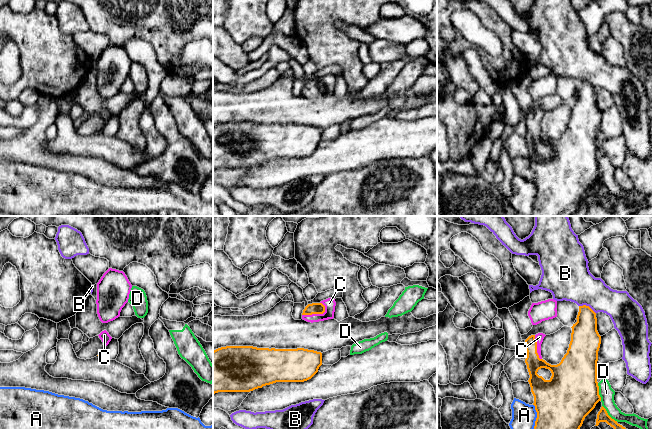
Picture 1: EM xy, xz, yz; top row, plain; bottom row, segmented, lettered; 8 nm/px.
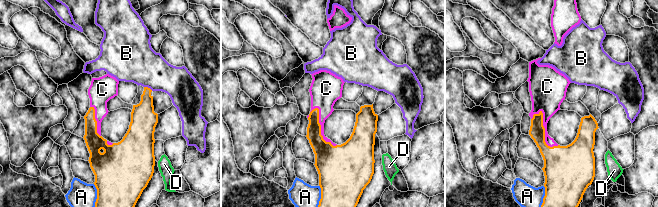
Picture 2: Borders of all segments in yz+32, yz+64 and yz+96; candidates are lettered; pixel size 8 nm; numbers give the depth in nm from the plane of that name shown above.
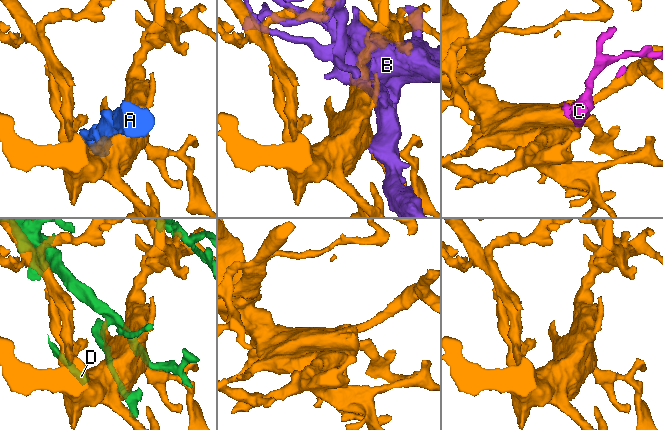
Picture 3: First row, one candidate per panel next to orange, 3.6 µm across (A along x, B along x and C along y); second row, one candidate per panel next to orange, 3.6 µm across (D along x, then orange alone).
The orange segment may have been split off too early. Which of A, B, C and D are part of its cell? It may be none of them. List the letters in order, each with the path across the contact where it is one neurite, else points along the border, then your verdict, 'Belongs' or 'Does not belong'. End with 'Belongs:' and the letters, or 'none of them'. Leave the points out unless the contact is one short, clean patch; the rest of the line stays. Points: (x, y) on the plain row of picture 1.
A: Does not belong
B: Does not belong
C: Path across: xz (315, 84), (315, 89), (322, 89), (329, 79). Belongs
D: Does not belong
Belongs: C

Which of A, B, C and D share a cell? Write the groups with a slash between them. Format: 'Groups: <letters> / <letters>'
Groups: A / B / C / D

